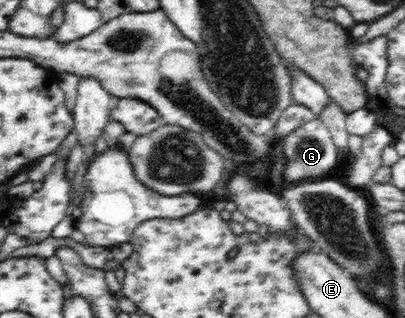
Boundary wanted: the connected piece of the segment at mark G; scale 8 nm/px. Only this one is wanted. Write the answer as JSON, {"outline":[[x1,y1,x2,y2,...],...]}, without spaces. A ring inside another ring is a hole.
{"outline":[[317,118,299,125,295,131,286,135,282,142,285,156,285,169,282,173,283,184,287,184,287,186,306,180,331,177,331,171,343,159,332,140,329,128]]}

